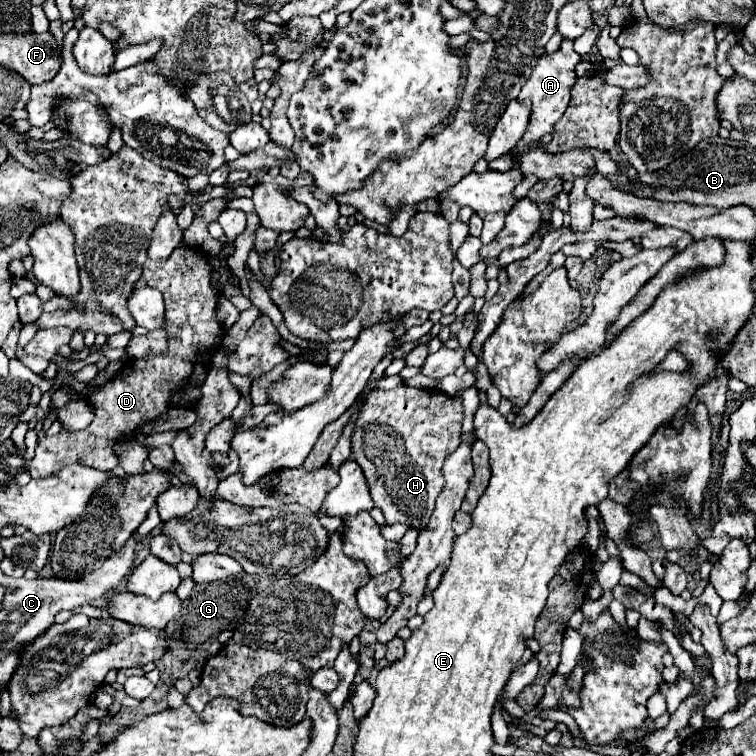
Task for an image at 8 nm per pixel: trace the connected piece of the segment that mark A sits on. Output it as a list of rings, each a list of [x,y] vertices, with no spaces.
[[[565,39],[561,43],[561,49],[557,53],[551,53],[551,55],[541,55],[541,59],[537,61],[533,73],[529,75],[527,83],[521,87],[519,95],[517,95],[517,101],[525,101],[529,99],[531,101],[531,119],[529,119],[529,127],[523,135],[523,139],[517,143],[517,147],[513,147],[513,157],[515,155],[521,155],[521,153],[527,153],[531,149],[537,149],[541,145],[541,137],[545,133],[551,133],[553,131],[553,125],[561,119],[561,115],[565,113],[567,105],[569,105],[569,99],[571,99],[571,87],[575,83],[575,65],[581,61],[579,53],[575,53],[573,49],[573,41],[571,39]]]

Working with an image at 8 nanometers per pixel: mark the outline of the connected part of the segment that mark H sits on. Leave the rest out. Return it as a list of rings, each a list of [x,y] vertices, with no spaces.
[[[399,385],[395,389],[377,392],[374,404],[377,406],[377,421],[375,415],[367,415],[367,423],[355,423],[353,459],[363,469],[371,497],[385,513],[387,525],[407,523],[419,529],[427,525],[435,499],[445,485],[441,475],[443,461],[461,443],[463,407],[459,401],[437,389]]]

